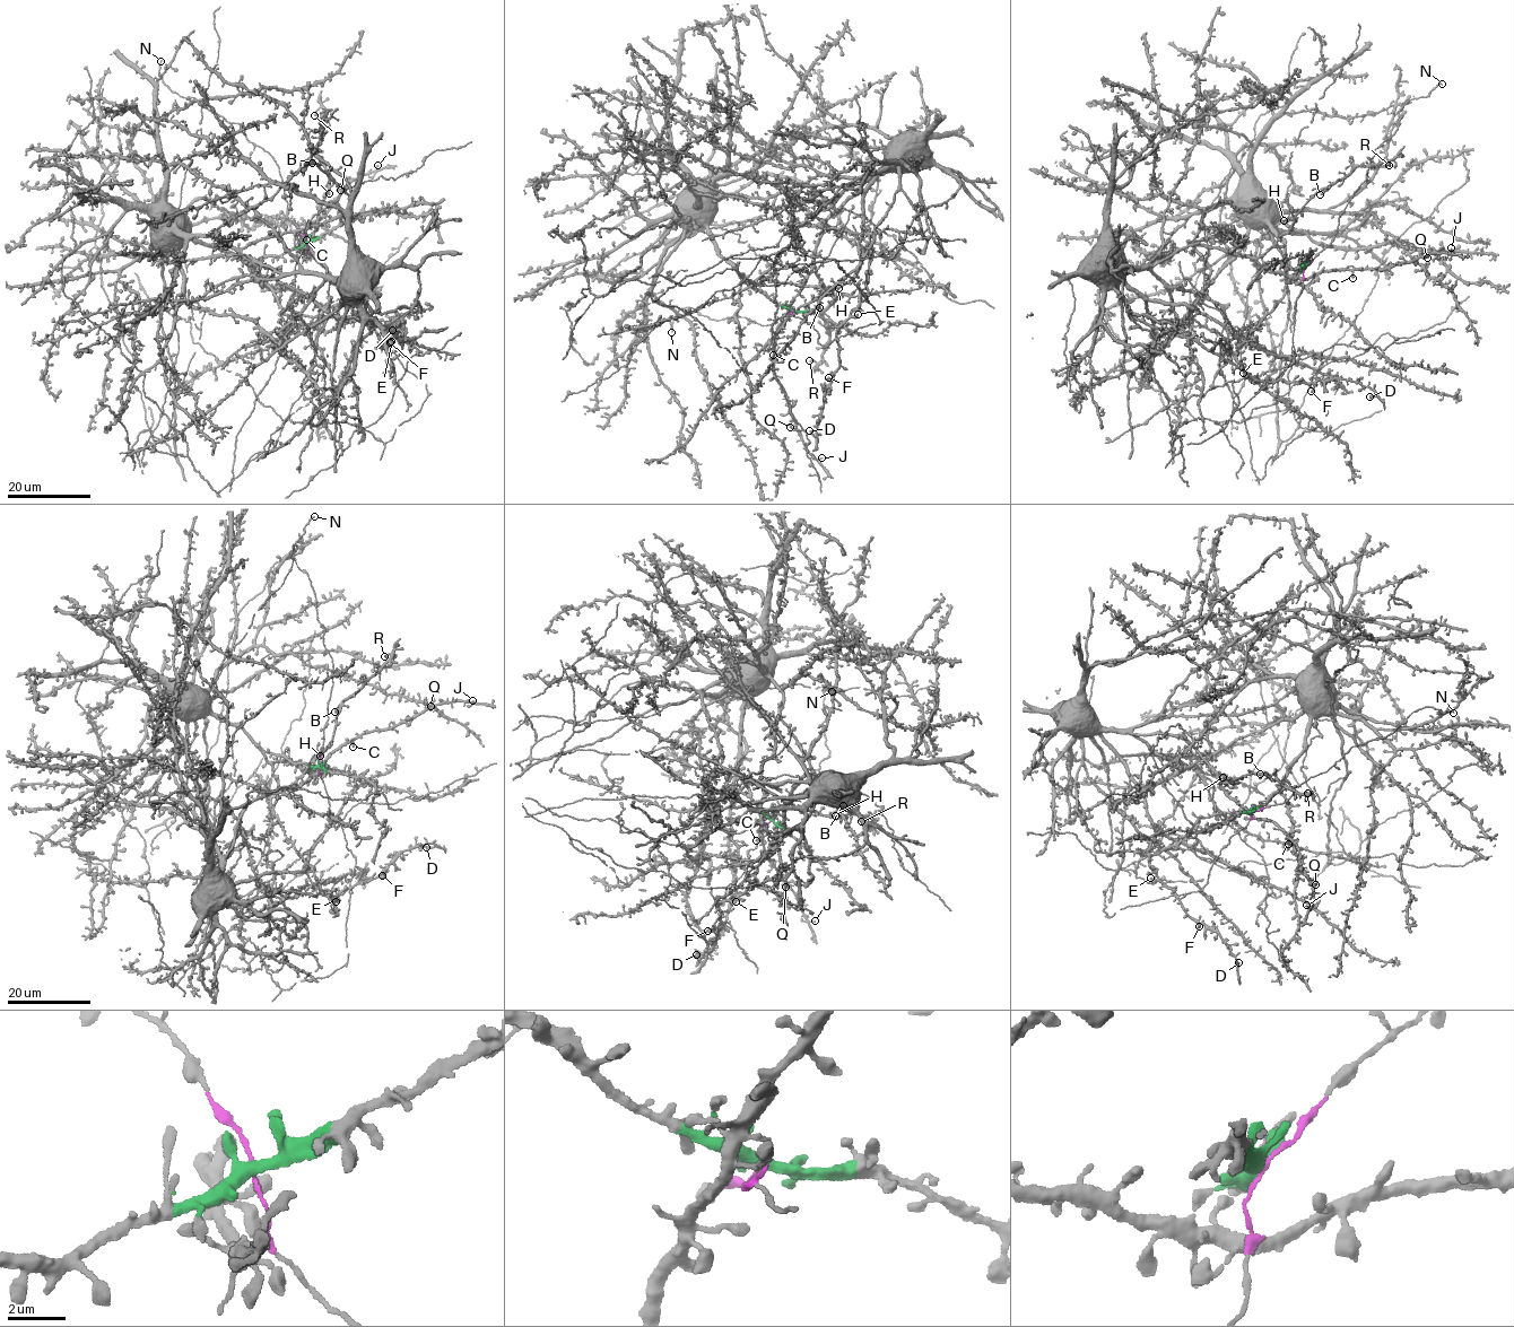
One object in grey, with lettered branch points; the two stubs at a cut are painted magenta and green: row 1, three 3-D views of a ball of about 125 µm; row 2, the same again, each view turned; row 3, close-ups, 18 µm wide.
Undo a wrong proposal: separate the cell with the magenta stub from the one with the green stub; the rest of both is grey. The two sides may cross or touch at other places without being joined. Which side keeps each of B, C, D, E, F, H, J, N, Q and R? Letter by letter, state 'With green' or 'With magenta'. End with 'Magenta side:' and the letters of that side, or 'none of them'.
B: With magenta
C: With magenta
D: With magenta
E: With magenta
F: With magenta
H: With magenta
J: With magenta
N: With magenta
Q: With magenta
R: With magenta
Magenta side: B, C, D, E, F, H, J, N, Q, R

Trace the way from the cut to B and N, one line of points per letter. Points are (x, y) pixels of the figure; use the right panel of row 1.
B: (1305, 268), (1304, 278), (1291, 277), (1269, 271), (1258, 259), (1289, 228), (1298, 211), (1320, 193)
N: (1305, 268), (1330, 243), (1338, 217), (1365, 180), (1375, 149), (1397, 129), (1402, 106), (1442, 85)

